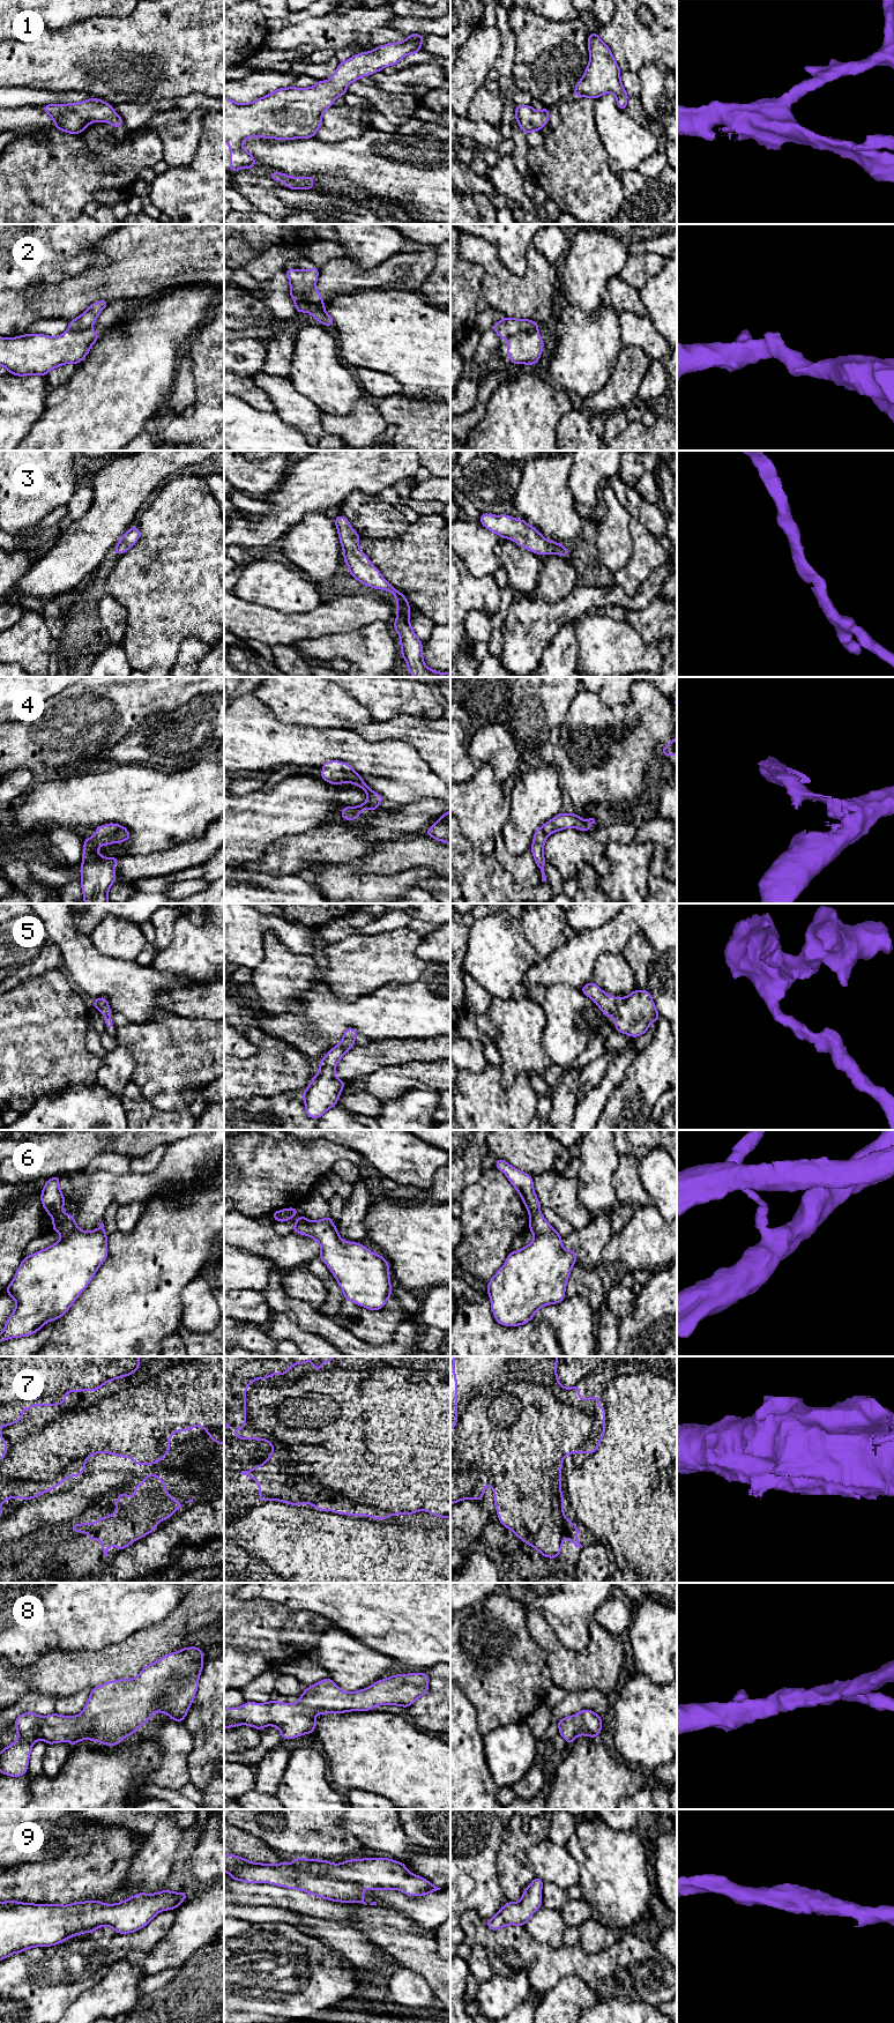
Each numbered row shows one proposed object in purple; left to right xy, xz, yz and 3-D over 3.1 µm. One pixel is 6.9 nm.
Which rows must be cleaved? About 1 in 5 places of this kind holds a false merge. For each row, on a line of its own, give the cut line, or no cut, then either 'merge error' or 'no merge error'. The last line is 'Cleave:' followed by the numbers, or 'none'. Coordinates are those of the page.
1: no cut; no merge error
2: cut in yz along (537, 329), (519, 331), (507, 339); merge error
3: no cut; no merge error
4: no cut; no merge error
5: no cut; no merge error
6: cut in xy along (61, 1211), (52, 1215); merge error
7: no cut; no merge error
8: no cut; no merge error
9: no cut; no merge error
Cleave: 2, 6

